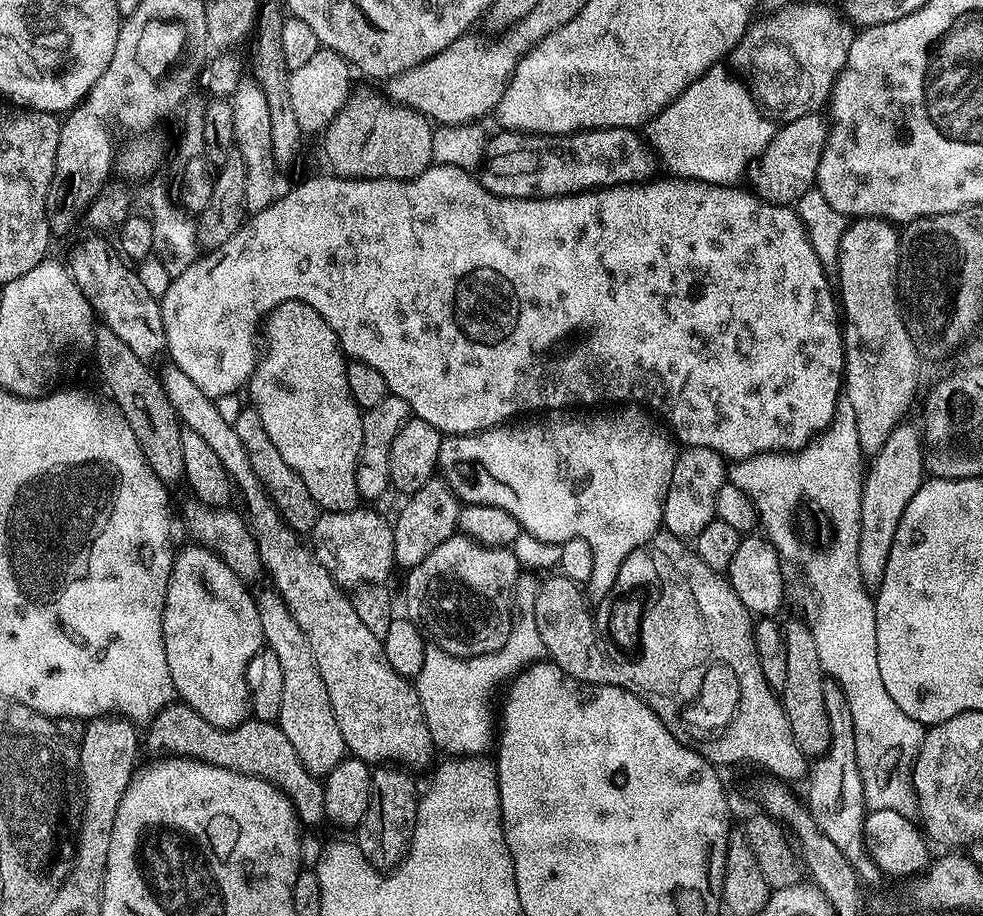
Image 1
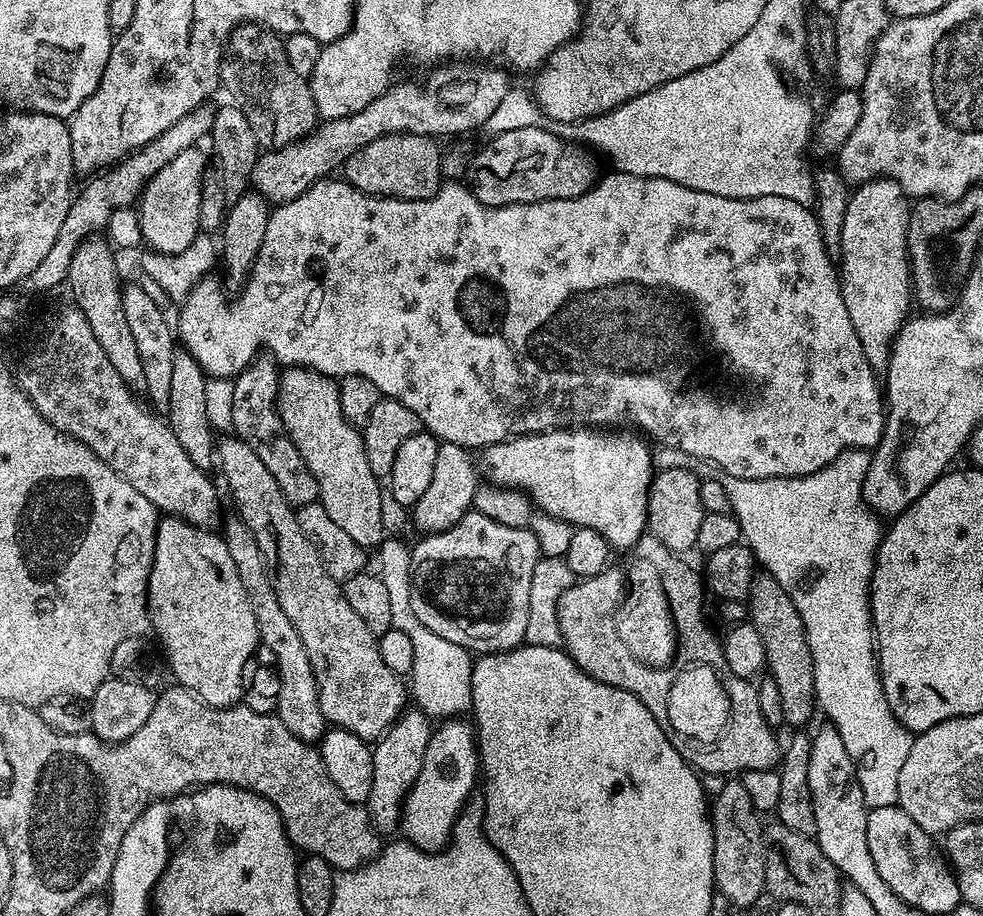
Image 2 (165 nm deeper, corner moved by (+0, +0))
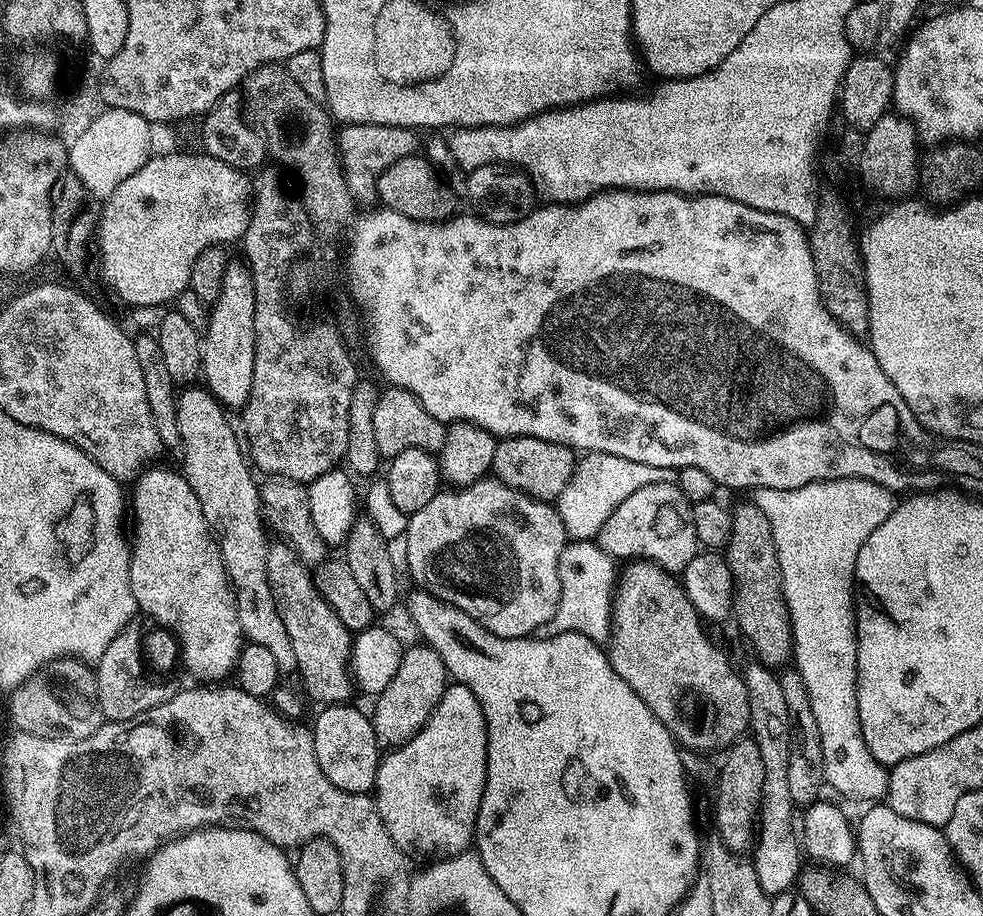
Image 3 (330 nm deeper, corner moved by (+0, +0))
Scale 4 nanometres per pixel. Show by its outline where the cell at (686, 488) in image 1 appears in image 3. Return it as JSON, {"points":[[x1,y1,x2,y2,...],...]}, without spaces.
{"points":[[658,482,657,485,644,486,610,514,599,532,598,545,605,554,613,558,643,558,667,572,683,573,698,551,692,505,676,484]]}

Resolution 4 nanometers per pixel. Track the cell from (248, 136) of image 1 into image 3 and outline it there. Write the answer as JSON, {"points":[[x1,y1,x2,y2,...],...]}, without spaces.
{"points":[[240,258,229,259,222,274,220,293,206,316,206,327,202,332,202,376,208,391,225,409,243,409,248,400,252,374,254,372,254,282,247,263]]}

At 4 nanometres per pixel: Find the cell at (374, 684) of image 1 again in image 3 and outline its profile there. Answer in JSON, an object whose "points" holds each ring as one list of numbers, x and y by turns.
{"points":[[287,542,269,543,266,554,266,574,270,590,284,617,286,634,290,634,290,646,294,646,296,672,304,688,321,705,343,704,351,701,354,693,354,677,350,671,353,633,342,626,342,618,318,594,312,580,309,565,300,563,296,551]]}

